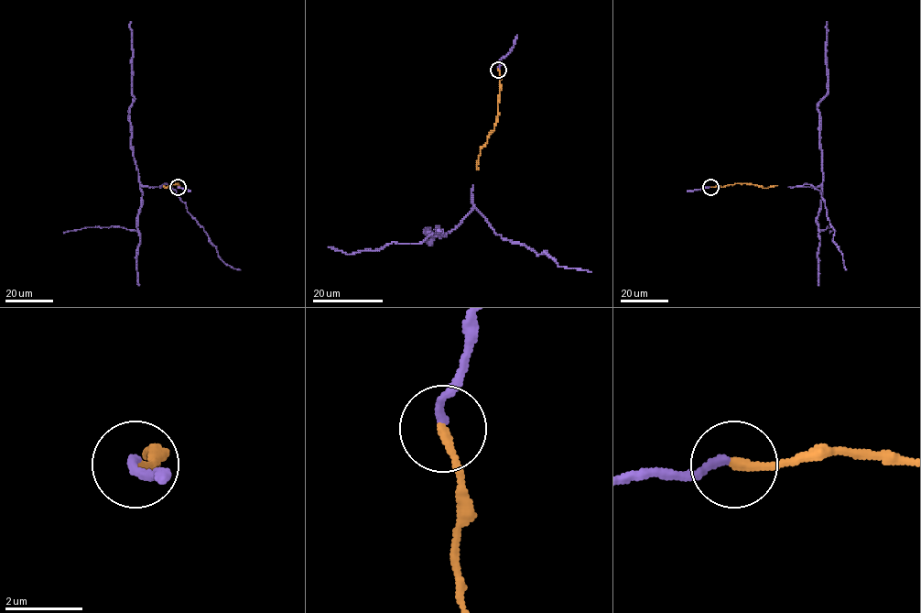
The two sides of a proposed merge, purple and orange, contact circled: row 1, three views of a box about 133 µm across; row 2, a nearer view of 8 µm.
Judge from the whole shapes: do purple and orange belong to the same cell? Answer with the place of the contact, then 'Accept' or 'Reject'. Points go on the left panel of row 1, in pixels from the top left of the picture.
Place: (178, 187). Accept

